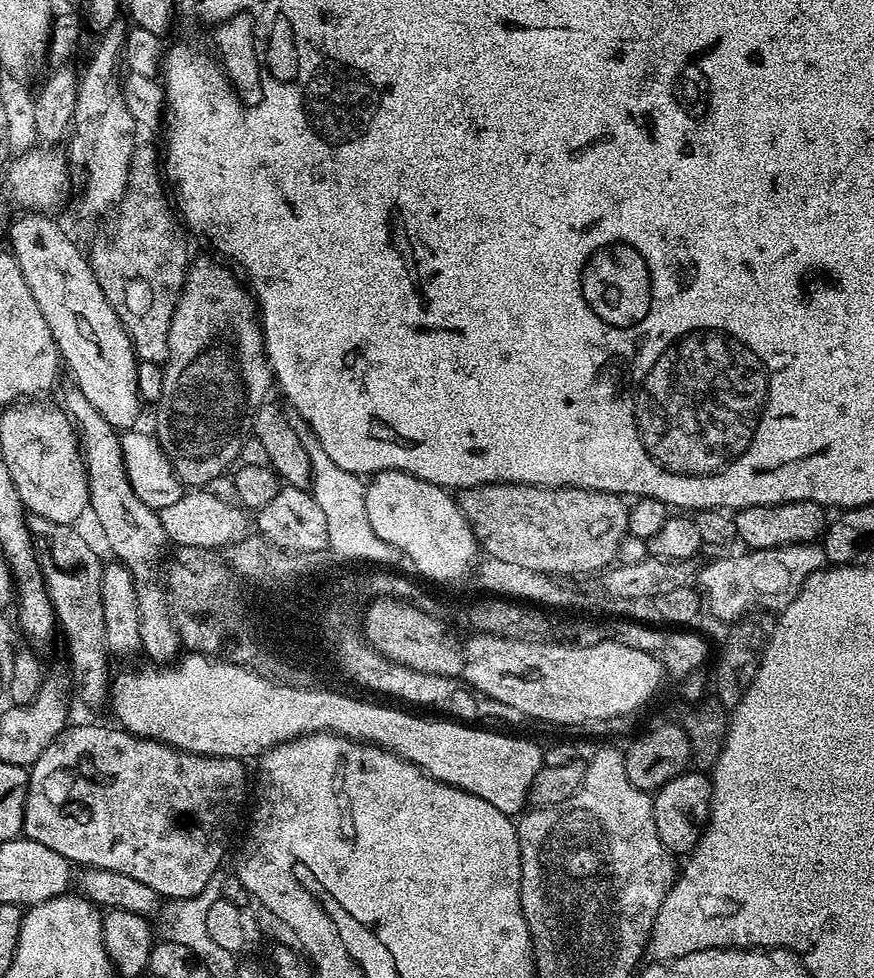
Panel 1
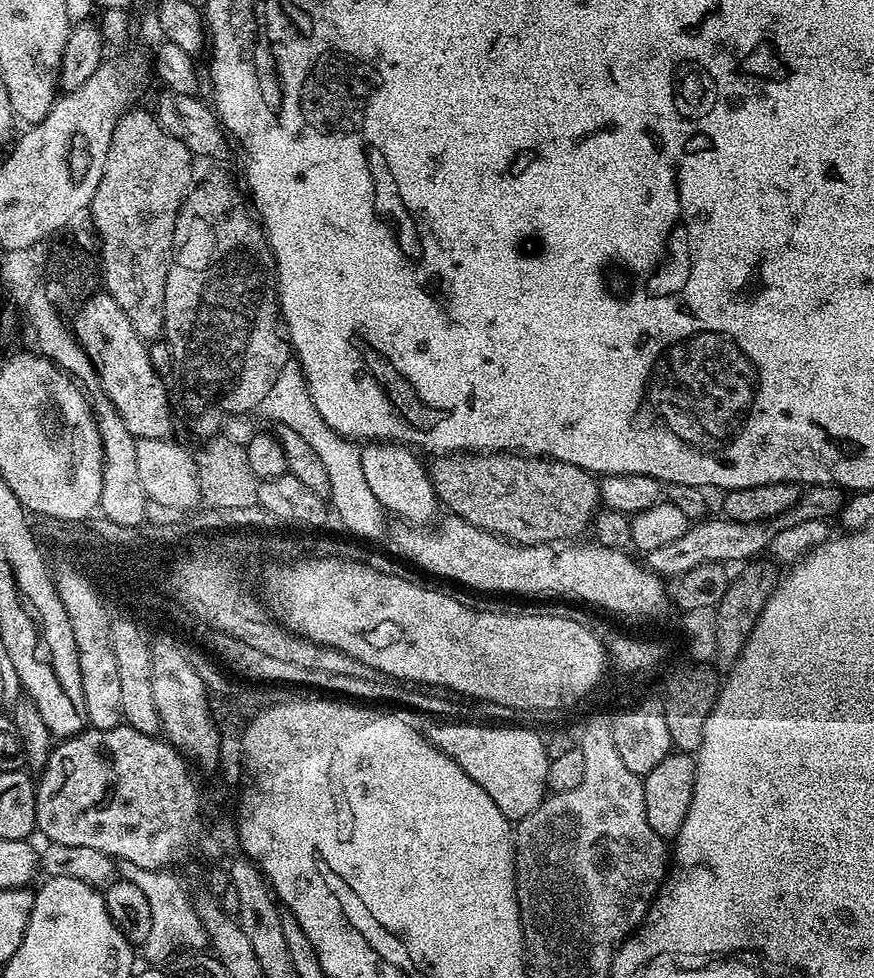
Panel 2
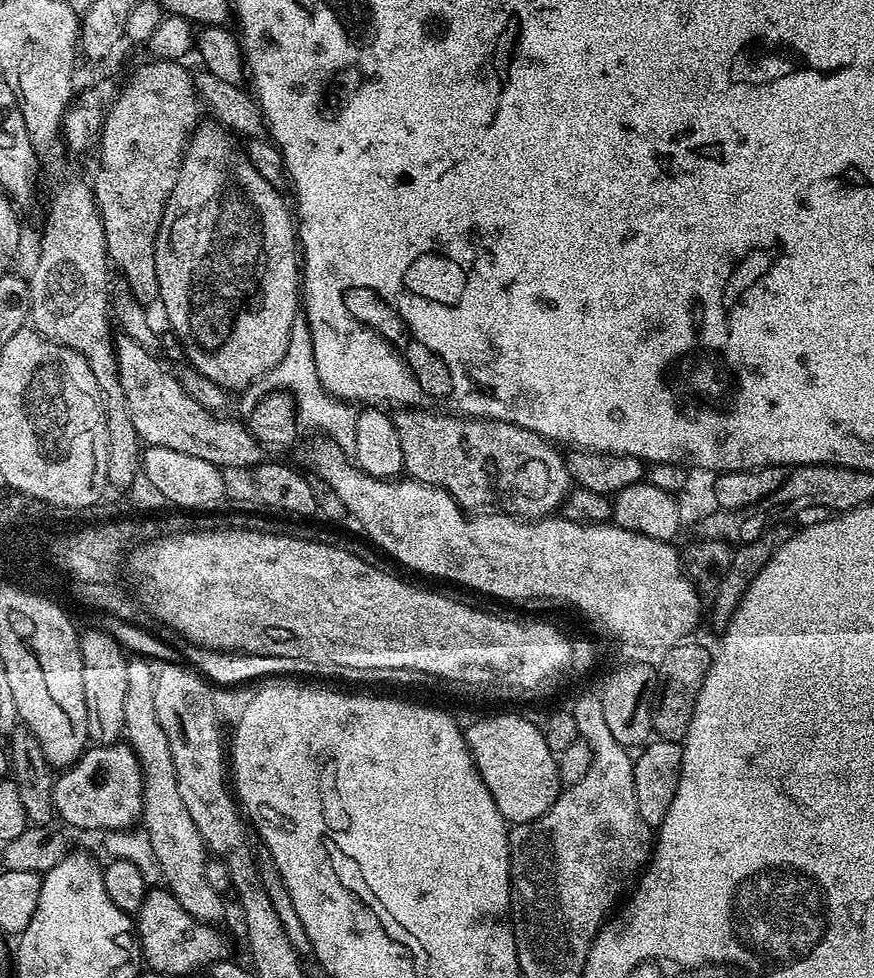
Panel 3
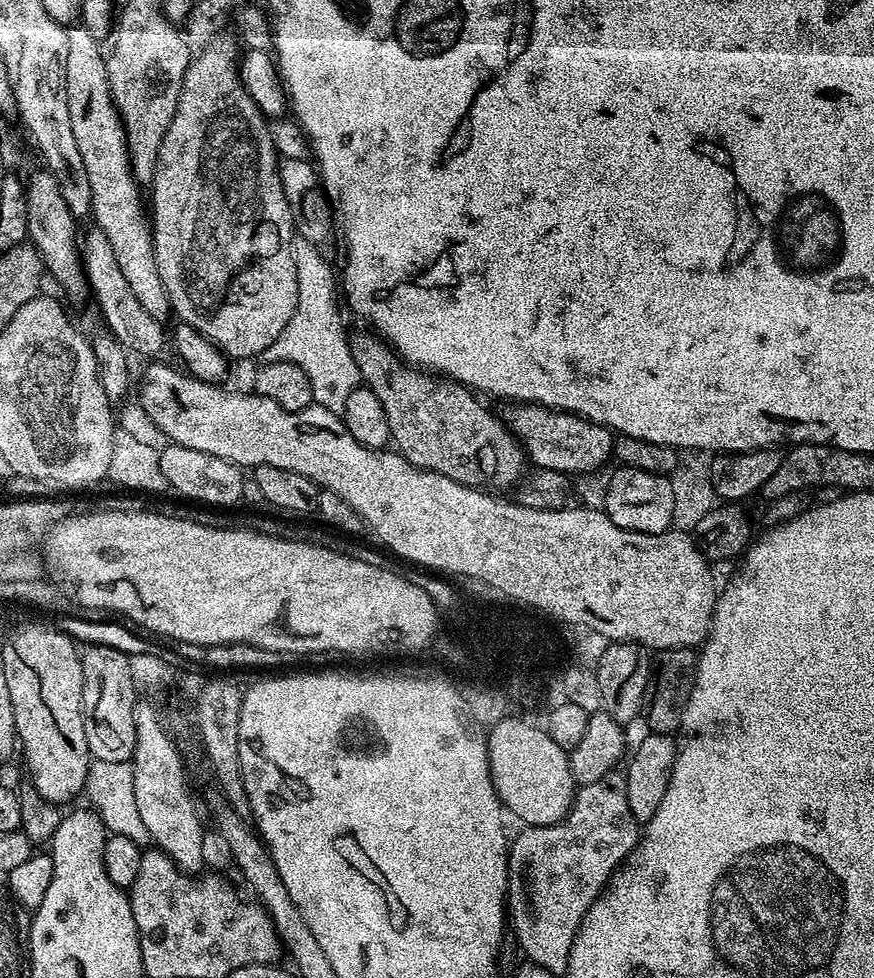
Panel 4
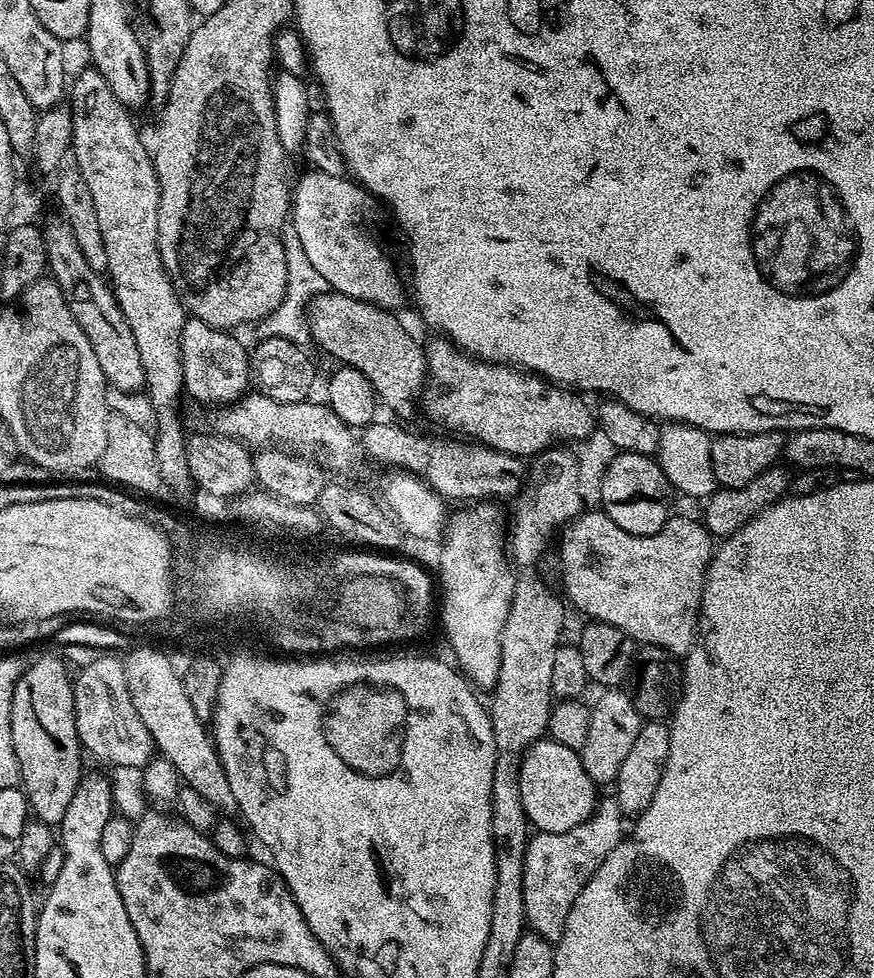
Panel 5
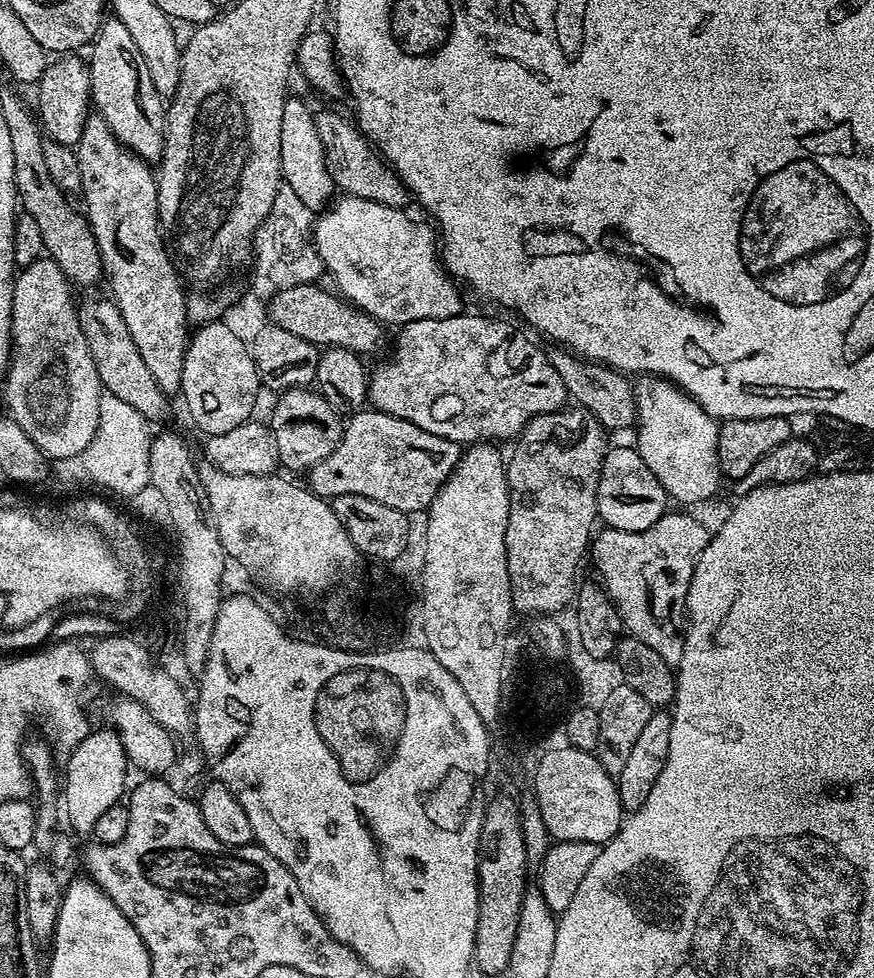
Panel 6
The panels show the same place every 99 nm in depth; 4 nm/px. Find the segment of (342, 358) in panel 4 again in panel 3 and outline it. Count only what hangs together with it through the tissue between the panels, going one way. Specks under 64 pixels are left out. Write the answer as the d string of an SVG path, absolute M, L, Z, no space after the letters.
M298 318L290 330L290 338L286 346L286 354L279 360L266 377L269 389L283 390L294 401L301 421L304 420L312 428L321 428L330 439L345 450L354 449L356 437L356 412L345 401L334 397L322 386L315 366L312 335L308 329L308 321Z

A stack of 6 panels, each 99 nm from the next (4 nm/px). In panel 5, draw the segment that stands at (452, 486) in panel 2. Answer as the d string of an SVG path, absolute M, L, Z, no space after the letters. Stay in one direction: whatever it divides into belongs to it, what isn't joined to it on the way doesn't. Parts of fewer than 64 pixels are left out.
M329 290L313 298L306 315L311 343L340 360L336 362L343 367L362 370L383 407L385 404L400 416L410 415L415 408L417 411L428 380L428 357L422 344L404 329L395 311Z

